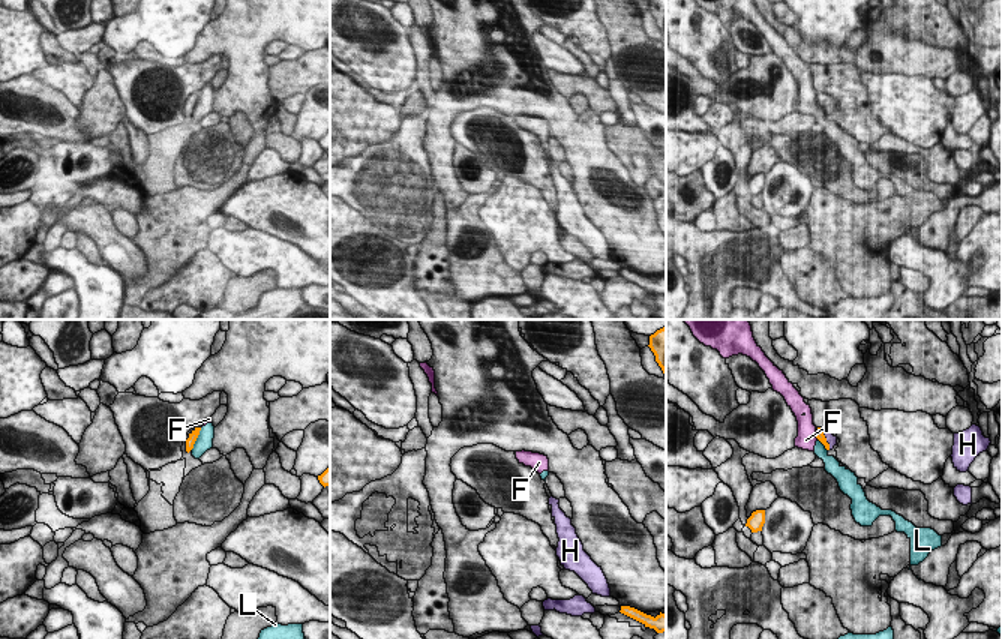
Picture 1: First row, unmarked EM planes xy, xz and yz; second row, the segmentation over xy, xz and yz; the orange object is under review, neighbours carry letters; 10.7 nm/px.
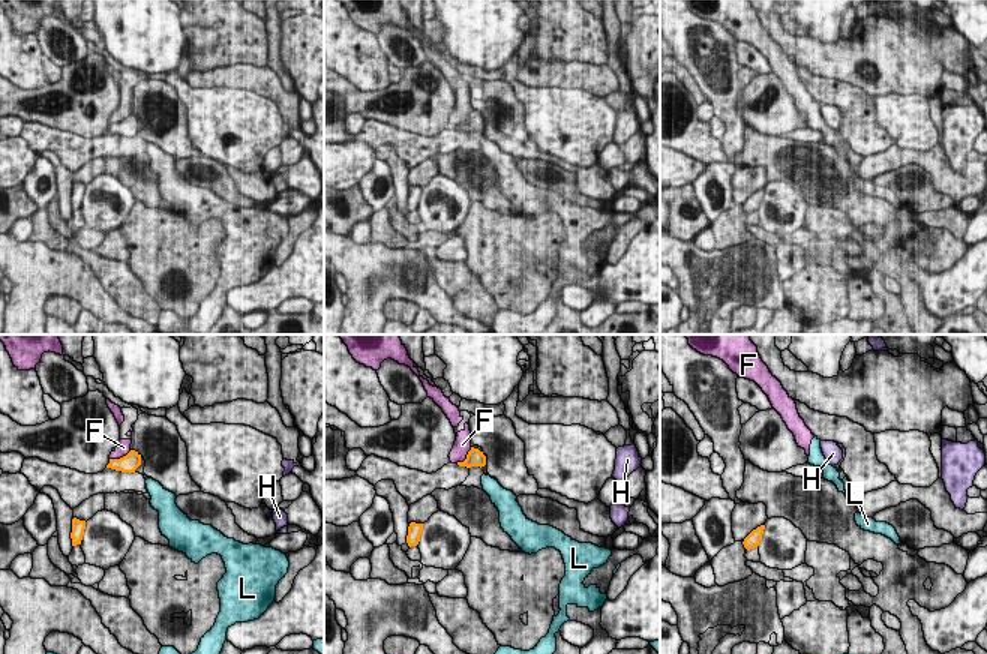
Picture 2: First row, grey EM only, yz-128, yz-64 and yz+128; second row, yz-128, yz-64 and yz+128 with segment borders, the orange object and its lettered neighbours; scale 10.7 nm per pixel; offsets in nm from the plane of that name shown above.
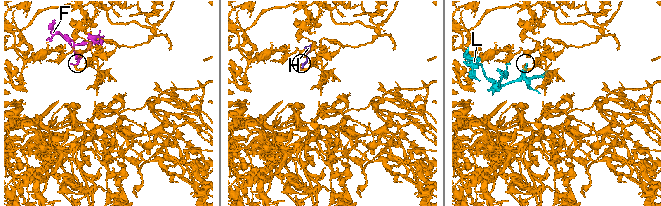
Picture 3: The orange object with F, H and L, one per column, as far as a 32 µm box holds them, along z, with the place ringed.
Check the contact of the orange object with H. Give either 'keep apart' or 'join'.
join

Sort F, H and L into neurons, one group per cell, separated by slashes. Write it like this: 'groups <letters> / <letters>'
groups F L / H

